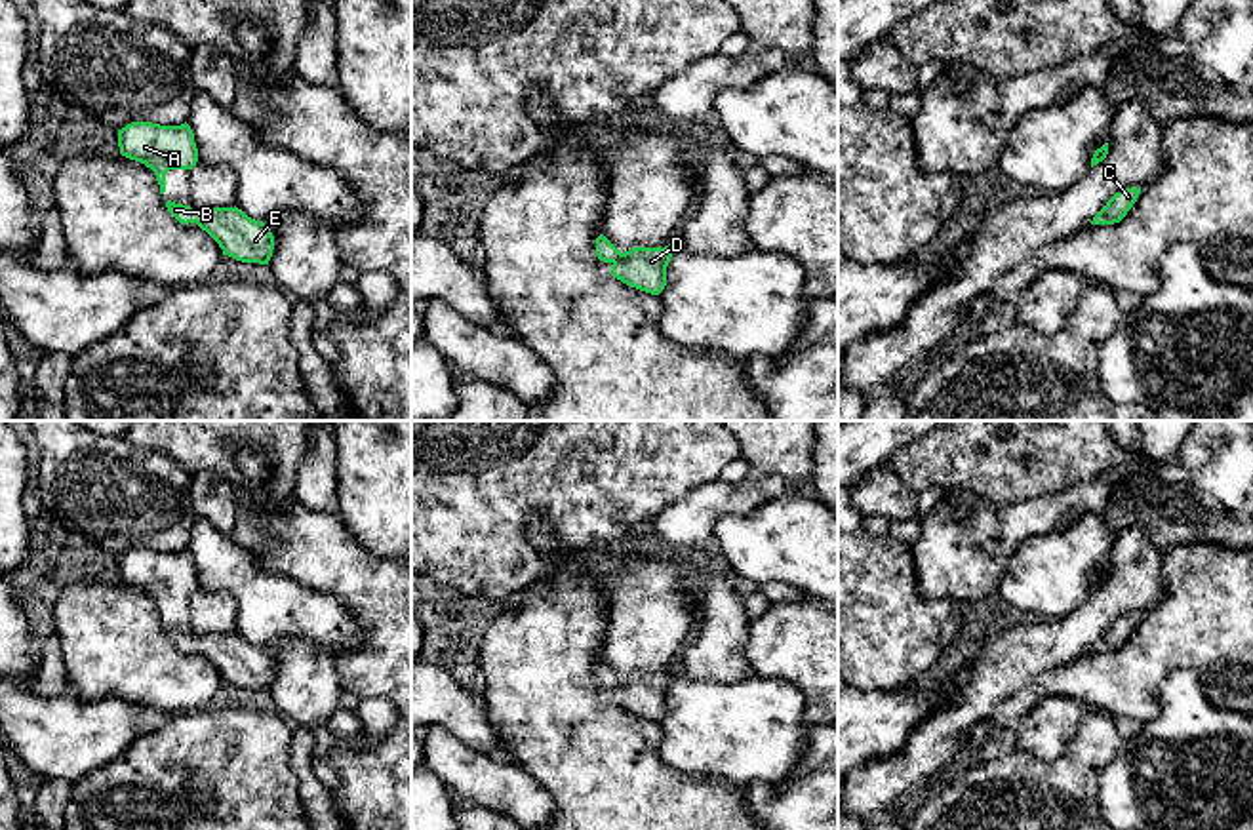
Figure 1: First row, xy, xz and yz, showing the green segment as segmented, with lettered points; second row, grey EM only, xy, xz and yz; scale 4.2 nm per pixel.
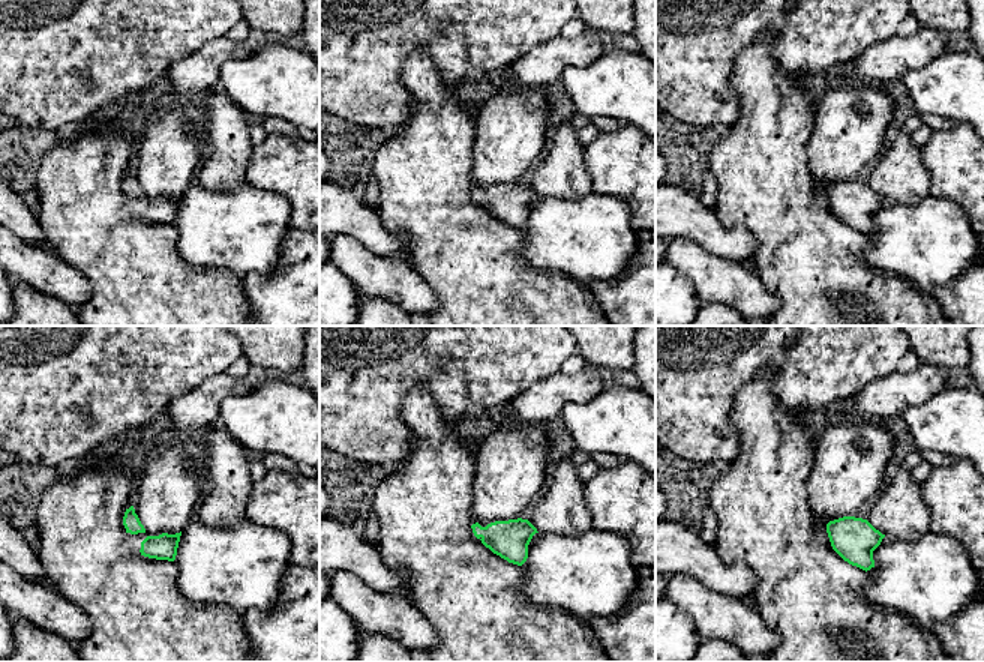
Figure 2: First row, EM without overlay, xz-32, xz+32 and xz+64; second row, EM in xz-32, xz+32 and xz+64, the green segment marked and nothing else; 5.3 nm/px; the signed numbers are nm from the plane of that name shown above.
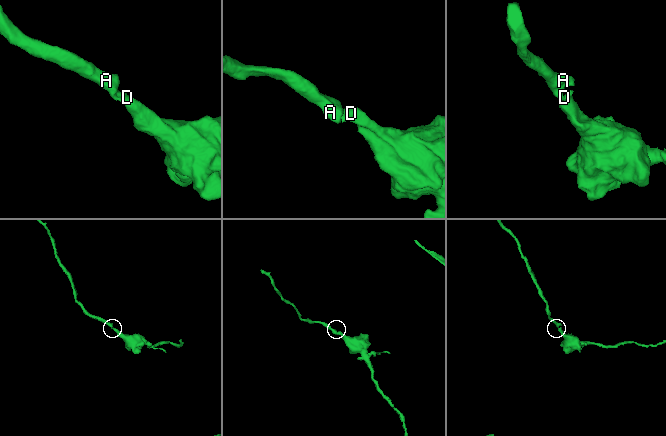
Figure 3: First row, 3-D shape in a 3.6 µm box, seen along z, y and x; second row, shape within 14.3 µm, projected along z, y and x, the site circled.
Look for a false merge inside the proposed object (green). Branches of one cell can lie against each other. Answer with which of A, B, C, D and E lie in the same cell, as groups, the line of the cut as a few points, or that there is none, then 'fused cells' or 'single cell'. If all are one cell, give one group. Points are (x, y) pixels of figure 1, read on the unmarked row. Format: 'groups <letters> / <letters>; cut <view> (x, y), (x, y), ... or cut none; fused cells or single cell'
groups A B C D E; cut none; single cell

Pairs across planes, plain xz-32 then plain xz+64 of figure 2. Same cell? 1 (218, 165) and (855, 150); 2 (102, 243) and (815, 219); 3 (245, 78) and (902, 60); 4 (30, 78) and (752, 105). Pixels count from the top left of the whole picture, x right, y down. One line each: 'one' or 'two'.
1: two
2: one
3: two
4: two

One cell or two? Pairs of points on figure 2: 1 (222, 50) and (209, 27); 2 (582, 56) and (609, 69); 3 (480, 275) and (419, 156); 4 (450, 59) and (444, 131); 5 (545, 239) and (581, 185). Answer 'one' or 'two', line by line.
1: two
2: two
3: one
4: two
5: two

